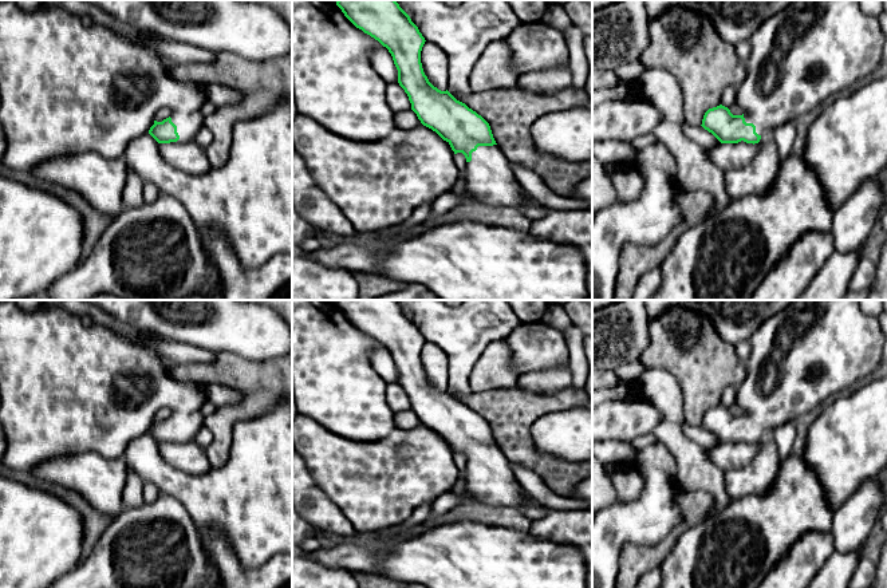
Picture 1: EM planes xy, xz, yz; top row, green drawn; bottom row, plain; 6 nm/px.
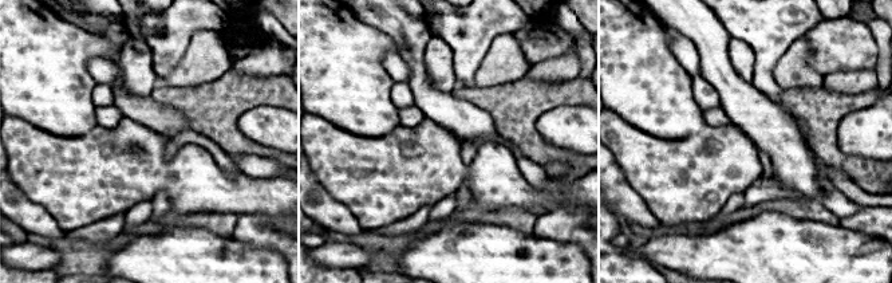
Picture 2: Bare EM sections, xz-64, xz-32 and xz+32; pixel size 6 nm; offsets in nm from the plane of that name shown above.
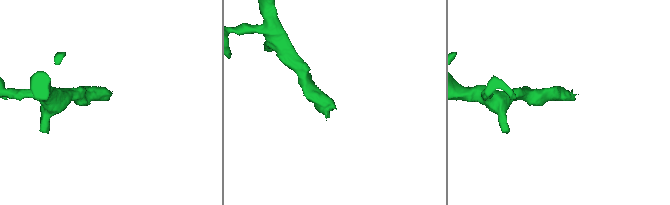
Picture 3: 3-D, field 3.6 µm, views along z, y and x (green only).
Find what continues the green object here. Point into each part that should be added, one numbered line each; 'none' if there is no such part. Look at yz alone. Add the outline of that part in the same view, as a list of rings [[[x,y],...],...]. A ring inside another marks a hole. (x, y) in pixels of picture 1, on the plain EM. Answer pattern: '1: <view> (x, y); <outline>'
1: yz (822, 347); [[[800,300],[792,307],[791,312],[769,317],[752,335],[746,375],[737,386],[736,403],[761,437],[829,395],[854,388],[859,379],[875,375],[882,363],[886,335],[879,319],[860,309],[859,300]]]

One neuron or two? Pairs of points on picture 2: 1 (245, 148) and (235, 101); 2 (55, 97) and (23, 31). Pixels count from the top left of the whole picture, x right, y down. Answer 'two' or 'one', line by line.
1: one
2: one

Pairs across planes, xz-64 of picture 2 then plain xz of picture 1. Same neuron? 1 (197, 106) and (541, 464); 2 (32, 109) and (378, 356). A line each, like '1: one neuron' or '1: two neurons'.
1: one neuron
2: two neurons

